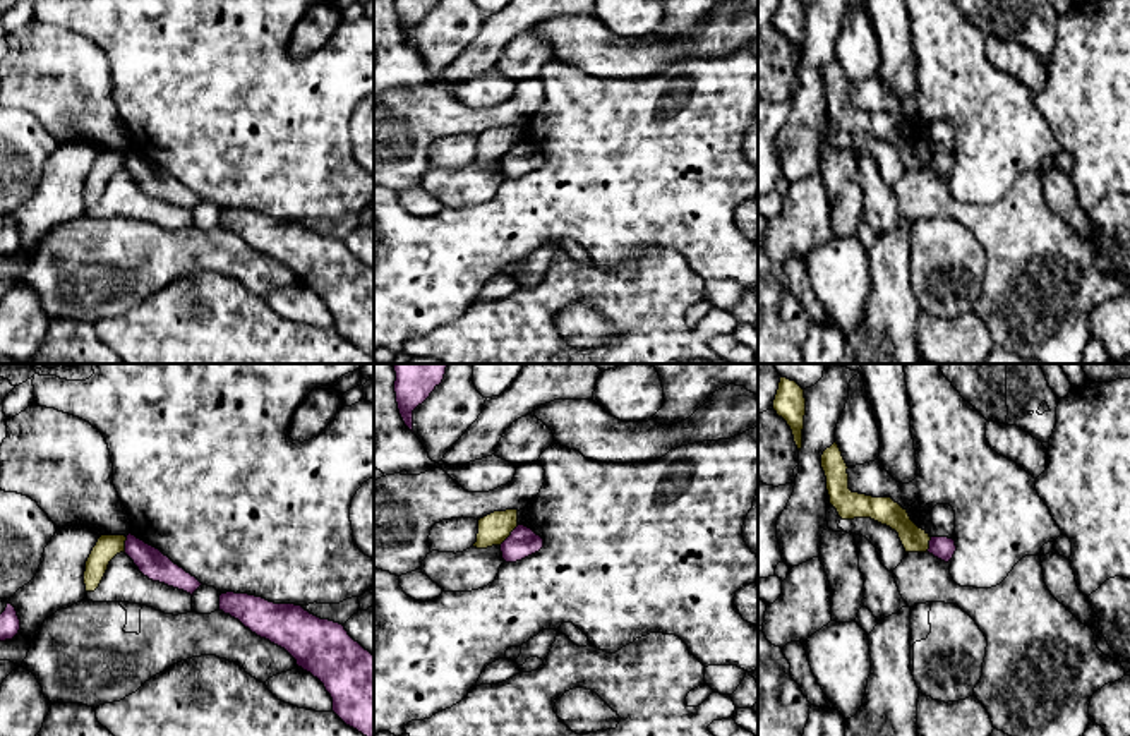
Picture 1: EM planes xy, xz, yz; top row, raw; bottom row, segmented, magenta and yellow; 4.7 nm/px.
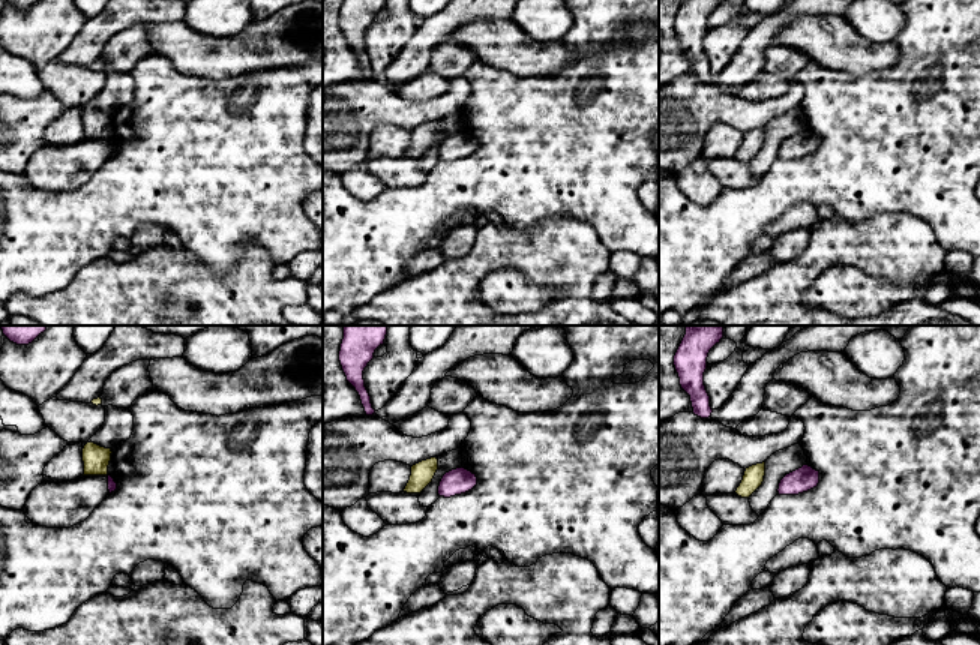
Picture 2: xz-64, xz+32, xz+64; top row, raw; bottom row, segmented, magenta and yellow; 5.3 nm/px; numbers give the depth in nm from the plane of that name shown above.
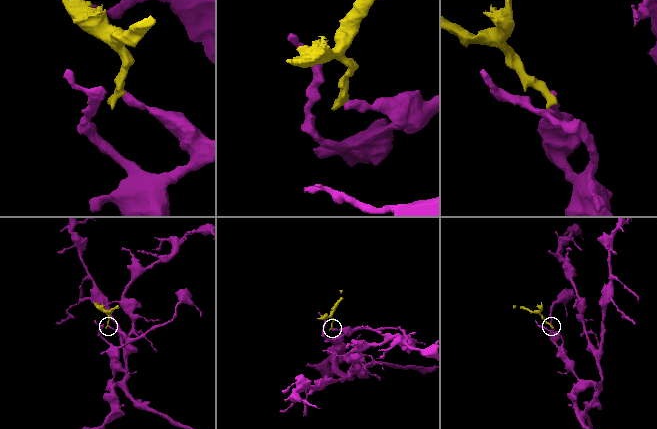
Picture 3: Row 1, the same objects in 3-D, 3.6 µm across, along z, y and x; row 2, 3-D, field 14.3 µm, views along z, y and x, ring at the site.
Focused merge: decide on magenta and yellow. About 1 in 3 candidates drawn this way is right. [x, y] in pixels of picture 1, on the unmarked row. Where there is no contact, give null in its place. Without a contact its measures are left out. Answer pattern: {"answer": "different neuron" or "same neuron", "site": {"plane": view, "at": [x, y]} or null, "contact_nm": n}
{"answer": "different neuron", "site": {"plane": "xz", "at": [510, 151]}, "contact_nm": 130}

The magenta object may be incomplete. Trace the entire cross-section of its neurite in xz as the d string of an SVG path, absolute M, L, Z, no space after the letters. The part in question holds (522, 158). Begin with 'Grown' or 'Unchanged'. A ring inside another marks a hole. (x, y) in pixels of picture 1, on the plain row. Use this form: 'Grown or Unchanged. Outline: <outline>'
Unchanged. Outline: M518 141L501 160L501 168L506 178L516 178L538 168L542 163L544 154L540 151L525 141Z

